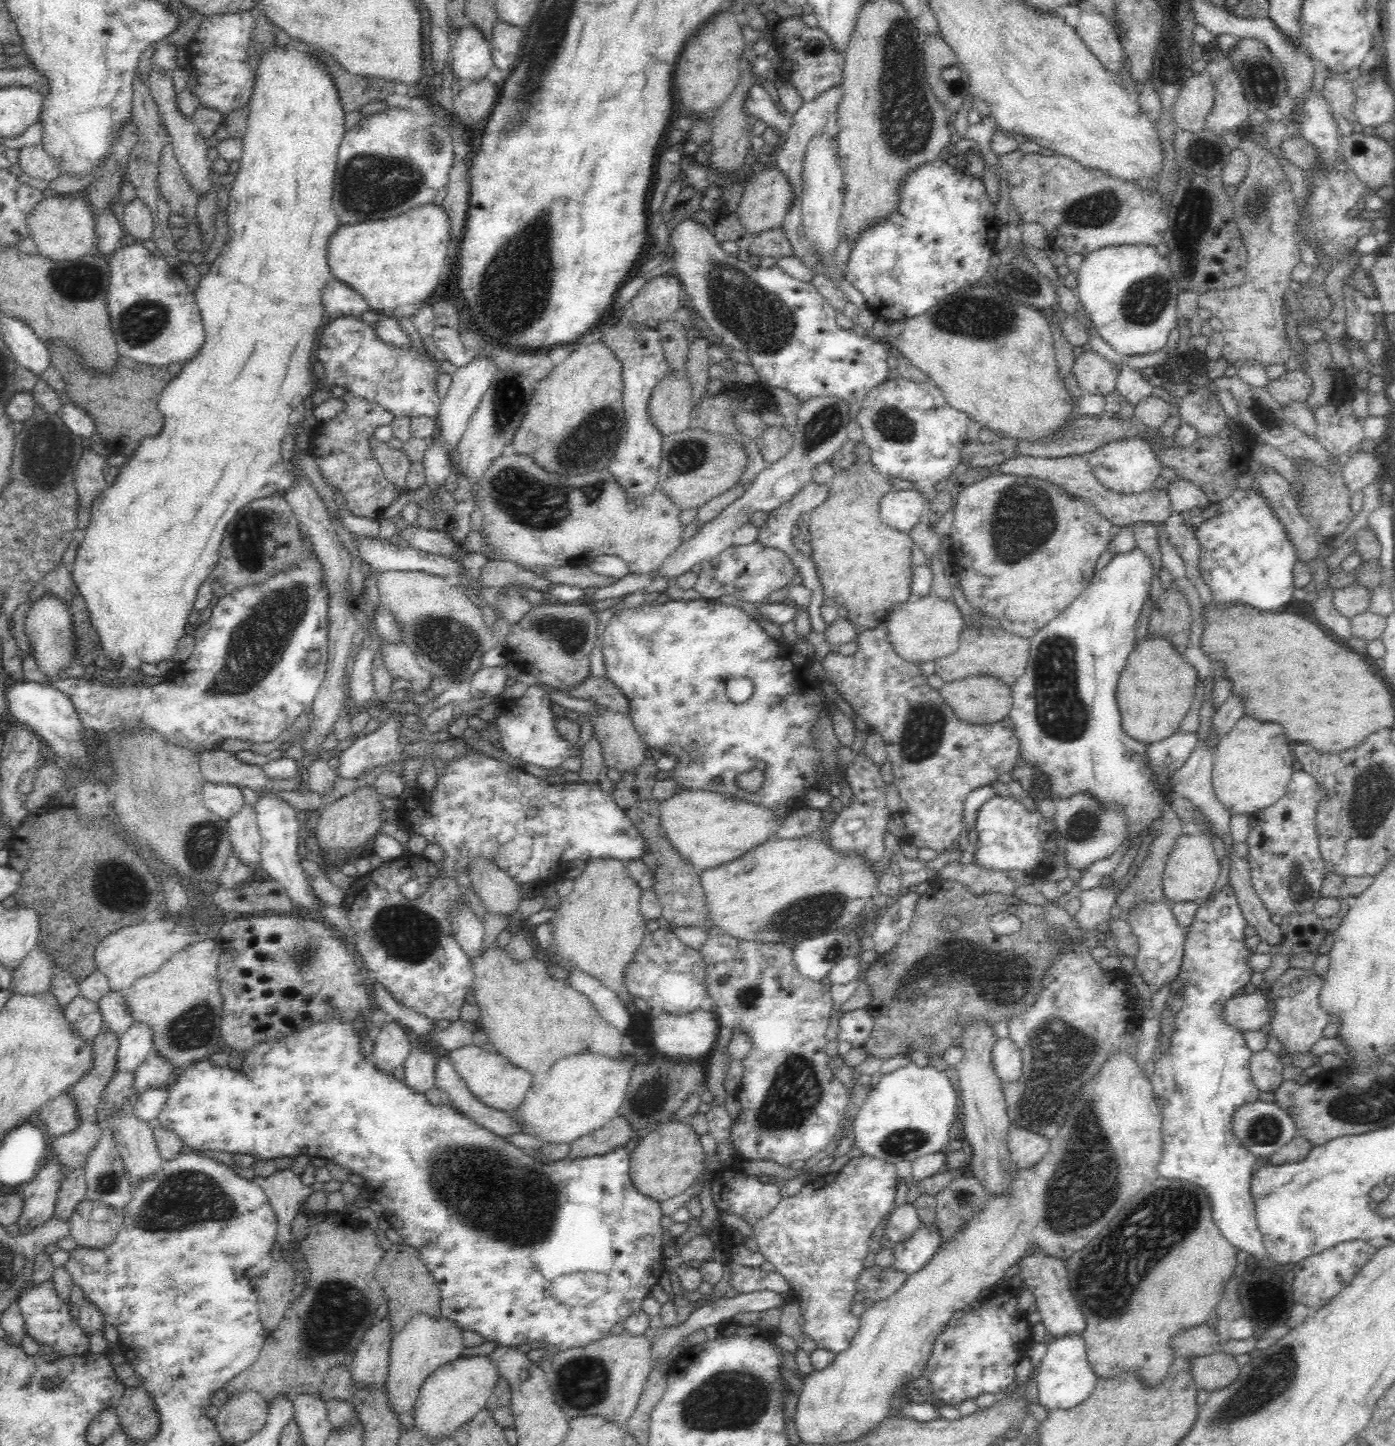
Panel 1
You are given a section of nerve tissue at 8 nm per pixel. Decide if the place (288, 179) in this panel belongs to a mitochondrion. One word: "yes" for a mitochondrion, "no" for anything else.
no

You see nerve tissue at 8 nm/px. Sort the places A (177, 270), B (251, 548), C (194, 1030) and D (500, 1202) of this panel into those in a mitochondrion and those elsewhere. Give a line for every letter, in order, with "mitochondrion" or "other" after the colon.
A: other
B: mitochondrion
C: mitochondrion
D: mitochondrion

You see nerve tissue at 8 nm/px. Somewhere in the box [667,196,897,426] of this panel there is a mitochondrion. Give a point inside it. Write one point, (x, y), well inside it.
(763, 321)

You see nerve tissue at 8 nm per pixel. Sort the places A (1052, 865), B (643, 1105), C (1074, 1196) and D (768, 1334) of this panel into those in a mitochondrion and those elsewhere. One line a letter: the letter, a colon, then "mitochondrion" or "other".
A: other
B: mitochondrion
C: mitochondrion
D: other

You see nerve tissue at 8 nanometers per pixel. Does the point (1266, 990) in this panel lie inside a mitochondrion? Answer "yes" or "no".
no

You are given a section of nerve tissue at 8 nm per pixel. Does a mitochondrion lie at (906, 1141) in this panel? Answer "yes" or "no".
yes

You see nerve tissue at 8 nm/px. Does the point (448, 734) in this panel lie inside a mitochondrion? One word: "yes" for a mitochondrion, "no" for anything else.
no

